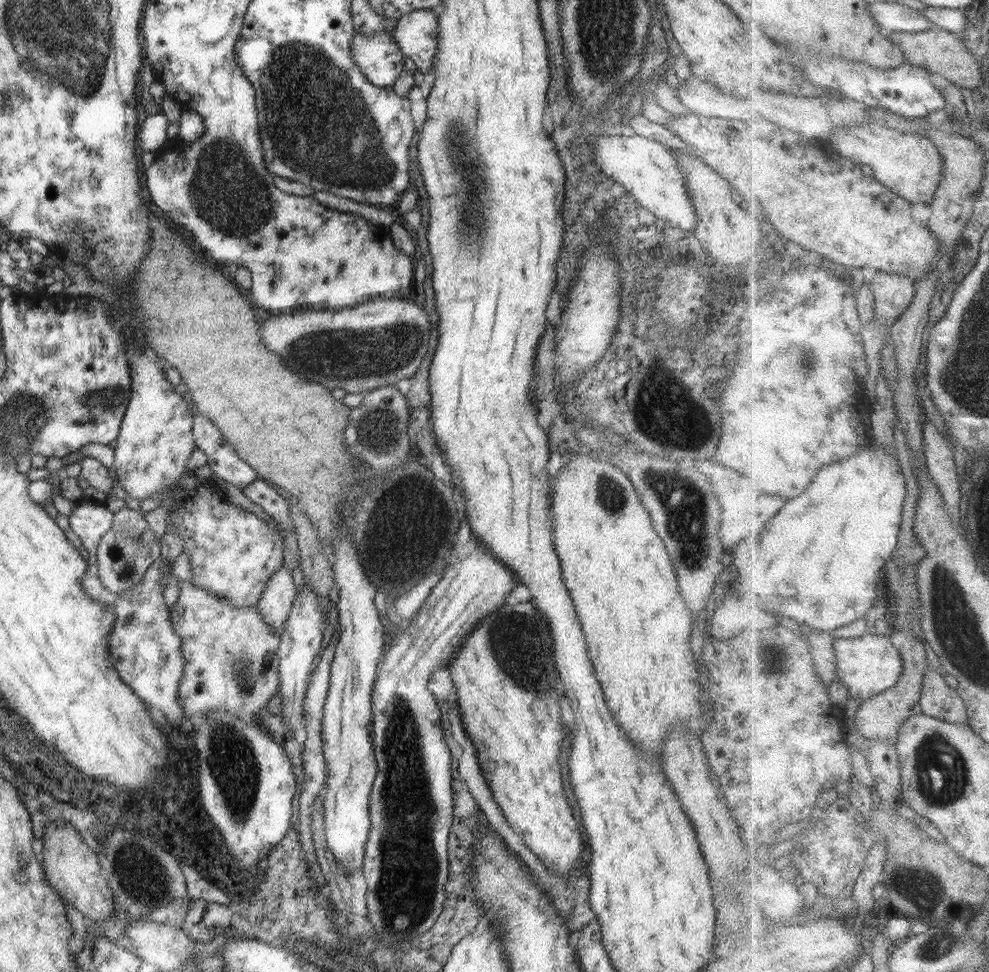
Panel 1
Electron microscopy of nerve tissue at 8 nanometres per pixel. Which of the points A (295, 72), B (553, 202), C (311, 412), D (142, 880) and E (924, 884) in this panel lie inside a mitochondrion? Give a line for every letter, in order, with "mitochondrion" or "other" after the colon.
A: mitochondrion
B: other
C: other
D: mitochondrion
E: mitochondrion

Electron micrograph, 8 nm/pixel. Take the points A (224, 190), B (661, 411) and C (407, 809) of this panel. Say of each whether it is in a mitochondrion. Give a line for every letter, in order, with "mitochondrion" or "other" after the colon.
A: mitochondrion
B: mitochondrion
C: mitochondrion

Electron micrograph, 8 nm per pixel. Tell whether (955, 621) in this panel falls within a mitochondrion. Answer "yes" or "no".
yes

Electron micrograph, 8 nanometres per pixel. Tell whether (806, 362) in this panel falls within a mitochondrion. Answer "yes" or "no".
yes

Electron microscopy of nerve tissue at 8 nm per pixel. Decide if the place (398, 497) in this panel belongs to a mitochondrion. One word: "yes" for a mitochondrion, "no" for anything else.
yes

